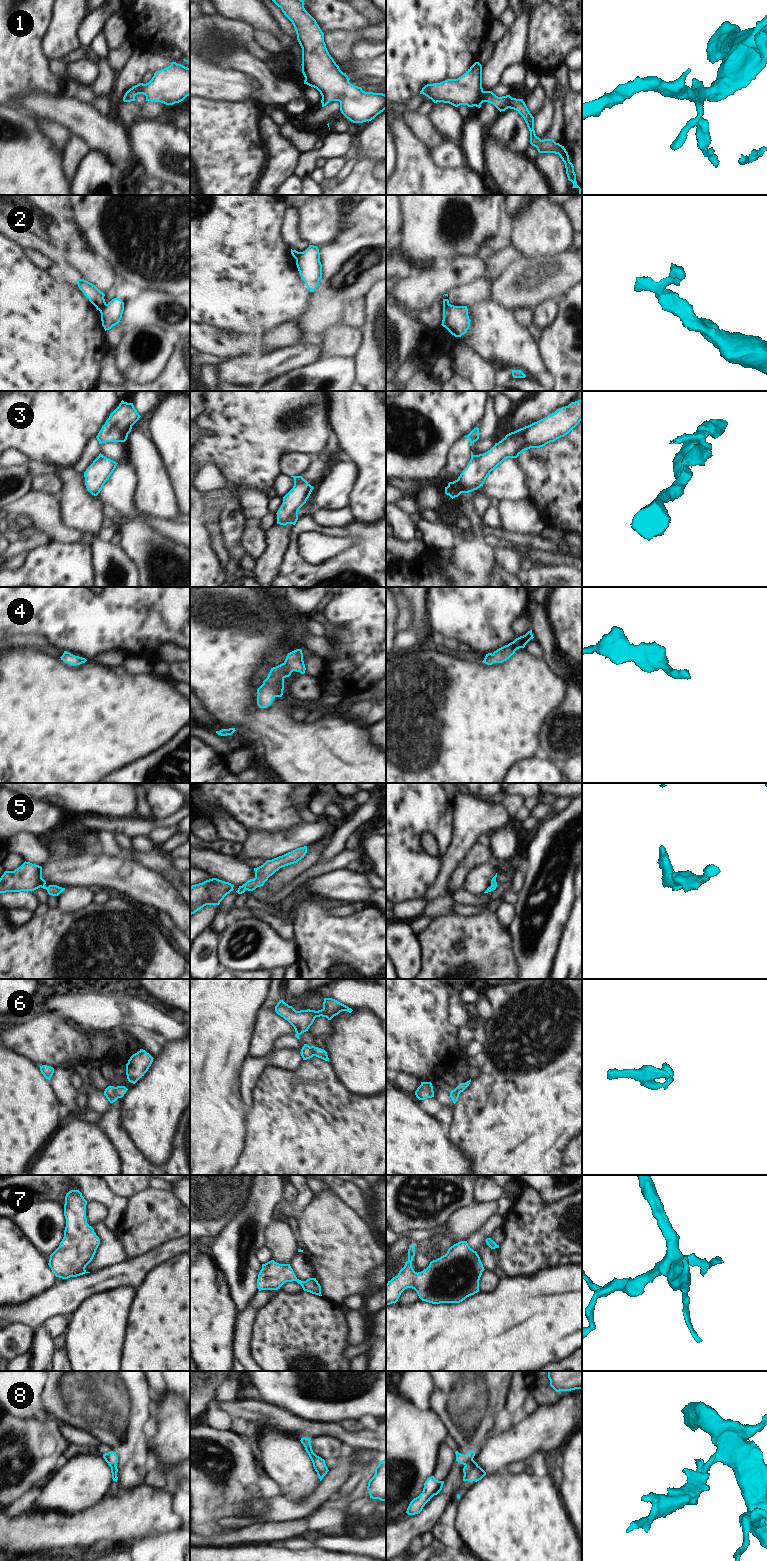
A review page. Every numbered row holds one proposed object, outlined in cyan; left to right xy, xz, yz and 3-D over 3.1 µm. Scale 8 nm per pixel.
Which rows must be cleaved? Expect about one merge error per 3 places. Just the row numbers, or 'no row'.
2, 3, 6, 8.

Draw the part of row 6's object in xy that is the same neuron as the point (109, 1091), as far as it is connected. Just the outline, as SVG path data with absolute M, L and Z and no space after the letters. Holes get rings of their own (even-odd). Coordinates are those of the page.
M108 1086L104 1091L104 1095L106 1096L110 1103L117 1101L118 1099L116 1094L114 1093L114 1090L115 1090L114 1086Z

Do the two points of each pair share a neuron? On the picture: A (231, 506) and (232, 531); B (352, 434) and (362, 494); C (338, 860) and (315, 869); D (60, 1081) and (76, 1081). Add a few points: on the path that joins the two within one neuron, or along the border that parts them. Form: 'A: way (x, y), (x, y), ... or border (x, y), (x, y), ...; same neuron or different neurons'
A: way (229, 512), (228, 514), (232, 518), (232, 525); same neuron
B: way (367, 449), (367, 479); same neuron
C: way (332, 864), (321, 867); same neuron
D: border (71, 1071), (70, 1083), (77, 1090); different neurons

